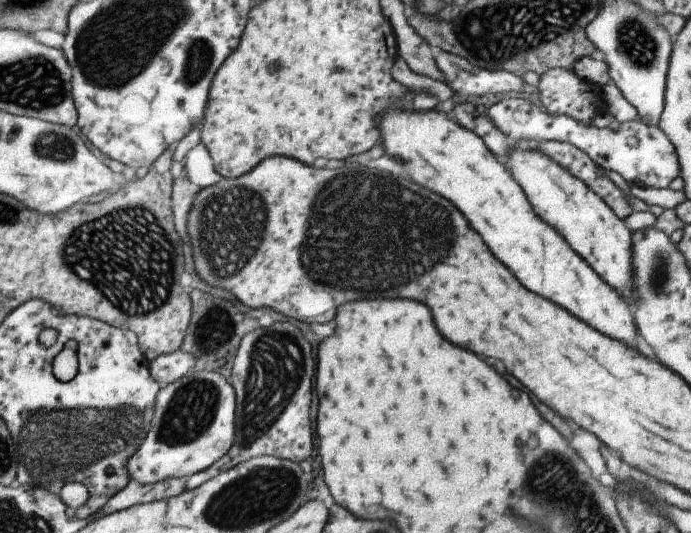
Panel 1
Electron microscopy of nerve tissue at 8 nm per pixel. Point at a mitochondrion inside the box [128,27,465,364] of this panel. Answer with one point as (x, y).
(233, 217)

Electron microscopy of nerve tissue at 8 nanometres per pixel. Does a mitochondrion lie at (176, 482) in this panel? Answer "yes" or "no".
no

